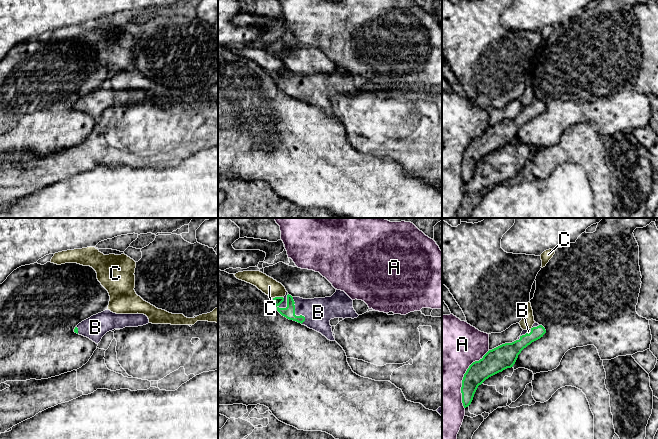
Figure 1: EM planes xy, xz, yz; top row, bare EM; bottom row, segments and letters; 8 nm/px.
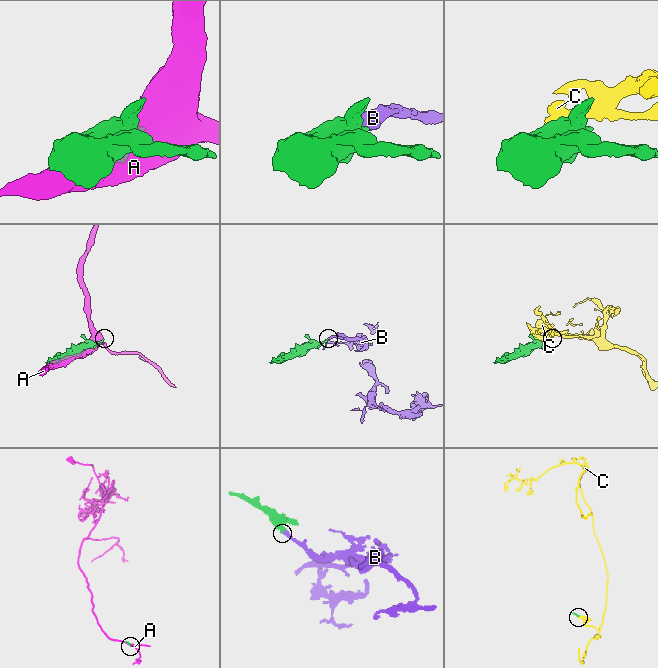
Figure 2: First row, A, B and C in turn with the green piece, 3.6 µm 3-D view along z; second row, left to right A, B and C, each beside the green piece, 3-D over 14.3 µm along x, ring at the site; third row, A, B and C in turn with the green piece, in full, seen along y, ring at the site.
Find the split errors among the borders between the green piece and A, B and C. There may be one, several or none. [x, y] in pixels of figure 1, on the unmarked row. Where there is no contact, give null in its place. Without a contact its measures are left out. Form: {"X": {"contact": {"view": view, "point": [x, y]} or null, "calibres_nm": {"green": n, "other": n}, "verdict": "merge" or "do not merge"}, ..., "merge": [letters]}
{"A": {"contact": {"view": "yz", "point": [463, 153]}, "calibres_nm": {"green": 170, "other": 460}, "verdict": "do not merge"}, "B": {"contact": {"view": "xz", "point": [294, 89]}, "calibres_nm": {"green": 100, "other": 240}, "verdict": "merge"}, "C": {"contact": {"view": "xz", "point": [277, 73]}, "calibres_nm": {"green": 100, "other": 140}, "verdict": "do not merge"}, "merge": ["B"]}

